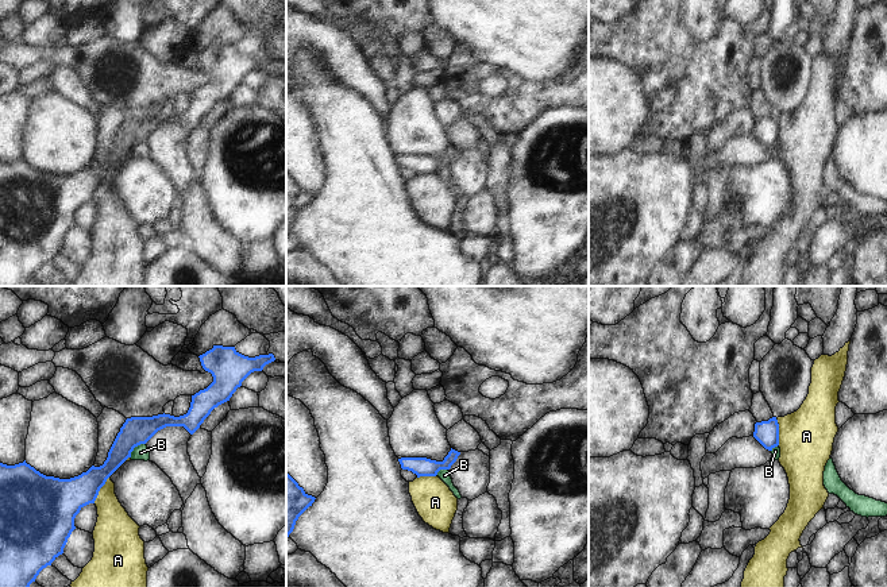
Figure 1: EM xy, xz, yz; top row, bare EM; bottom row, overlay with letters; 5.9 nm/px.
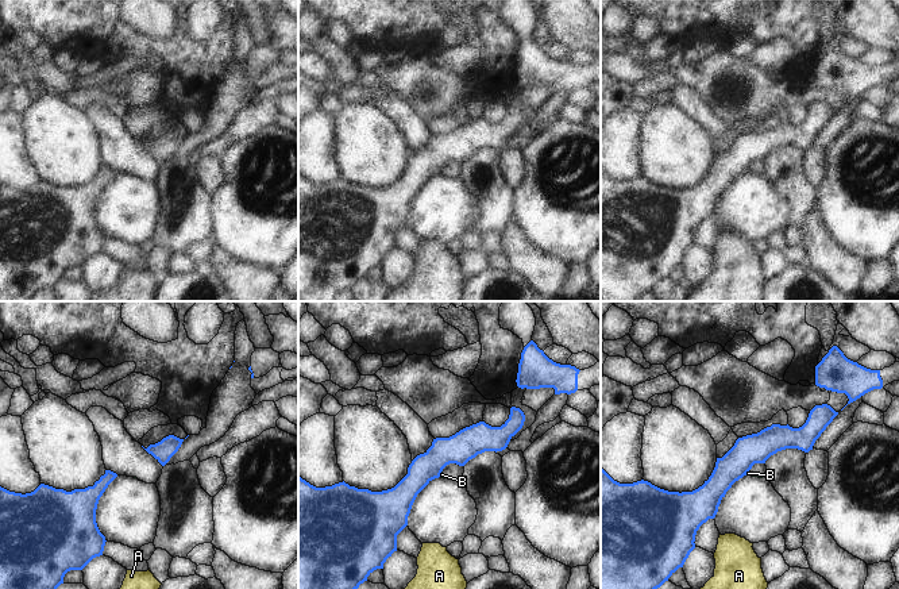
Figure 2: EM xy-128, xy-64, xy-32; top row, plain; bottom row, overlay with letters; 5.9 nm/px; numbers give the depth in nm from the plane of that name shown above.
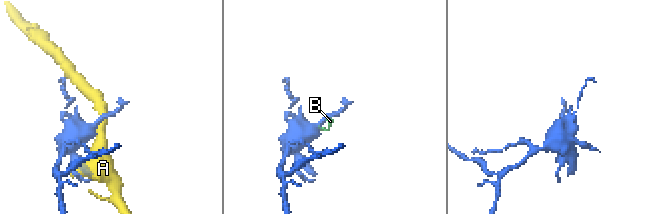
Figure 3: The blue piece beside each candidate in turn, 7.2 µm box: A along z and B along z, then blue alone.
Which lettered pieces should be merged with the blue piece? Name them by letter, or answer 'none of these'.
none of these

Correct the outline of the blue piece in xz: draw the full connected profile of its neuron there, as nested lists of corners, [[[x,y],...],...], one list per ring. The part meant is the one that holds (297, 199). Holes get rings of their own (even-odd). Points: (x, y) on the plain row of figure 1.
[[[286,169],[286,233],[293,229],[298,215],[315,200]]]

